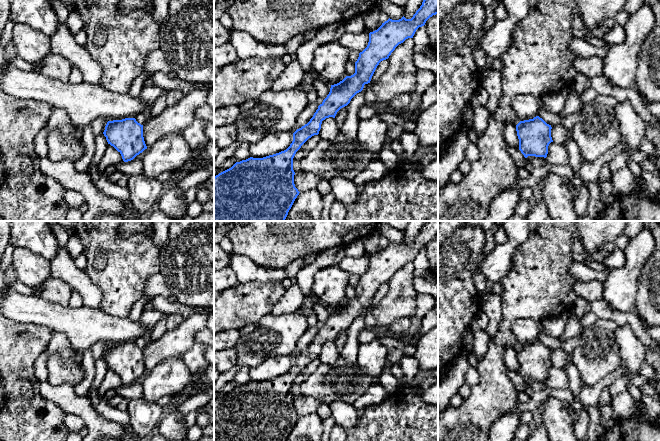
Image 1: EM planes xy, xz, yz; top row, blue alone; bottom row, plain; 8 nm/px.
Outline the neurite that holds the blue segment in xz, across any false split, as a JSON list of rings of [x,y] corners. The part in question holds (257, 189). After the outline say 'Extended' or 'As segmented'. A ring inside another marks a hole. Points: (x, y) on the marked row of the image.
[[[423,0],[422,5],[411,19],[404,16],[399,20],[388,19],[375,31],[369,33],[367,47],[359,53],[355,62],[355,73],[331,85],[330,92],[318,106],[310,121],[293,133],[290,146],[279,153],[263,158],[250,157],[236,162],[231,168],[214,177],[214,221],[285,221],[289,210],[299,195],[294,184],[293,158],[301,146],[312,136],[318,135],[322,121],[335,118],[337,112],[347,106],[351,99],[370,83],[371,78],[383,60],[389,58],[395,48],[416,30],[425,25],[433,15],[438,14],[438,0]]]. As segmented

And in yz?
[[[539,116],[520,121],[516,125],[519,150],[525,158],[528,156],[547,157],[548,146],[553,142],[551,129],[551,125]]]. As segmented

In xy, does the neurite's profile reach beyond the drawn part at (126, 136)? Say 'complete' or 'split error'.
complete

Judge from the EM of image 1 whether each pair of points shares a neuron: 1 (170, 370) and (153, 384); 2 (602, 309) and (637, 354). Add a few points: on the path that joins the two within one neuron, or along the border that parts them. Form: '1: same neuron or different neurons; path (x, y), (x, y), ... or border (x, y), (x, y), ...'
1: same neuron; path (166, 374), (157, 383)
2: different neurons; border (619, 324), (626, 324), (638, 339)

